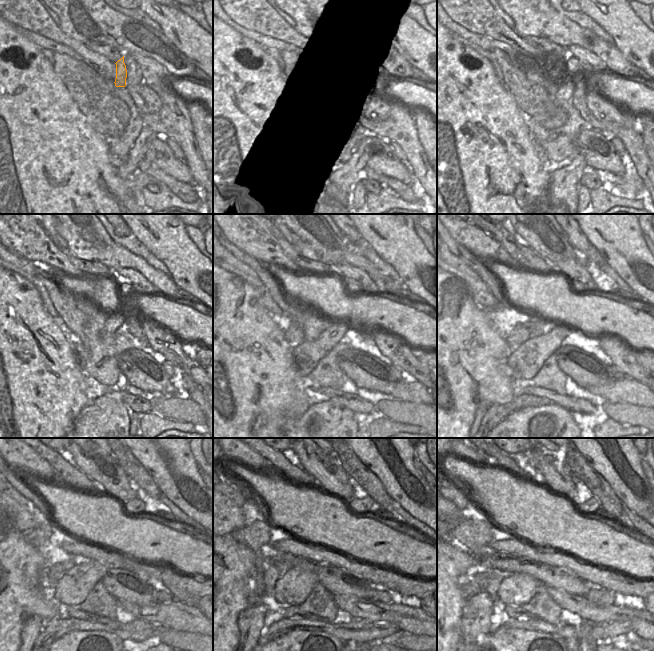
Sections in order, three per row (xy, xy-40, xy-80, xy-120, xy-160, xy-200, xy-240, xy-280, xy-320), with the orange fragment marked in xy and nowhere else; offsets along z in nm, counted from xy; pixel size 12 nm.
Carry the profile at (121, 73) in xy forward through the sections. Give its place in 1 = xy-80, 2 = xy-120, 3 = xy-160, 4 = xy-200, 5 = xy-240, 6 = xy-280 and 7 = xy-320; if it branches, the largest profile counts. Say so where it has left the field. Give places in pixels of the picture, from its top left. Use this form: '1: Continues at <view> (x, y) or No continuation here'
1: Continues at xy-80 (569, 66)
2: Continues at xy-120 (116, 318)
3: Continues at xy-160 (307, 354)
4: Continues at xy-200 (526, 360)
5: Continues at xy-240 (72, 589)
6: Continues at xy-280 (293, 588)
7: Continues at xy-320 (516, 589).

